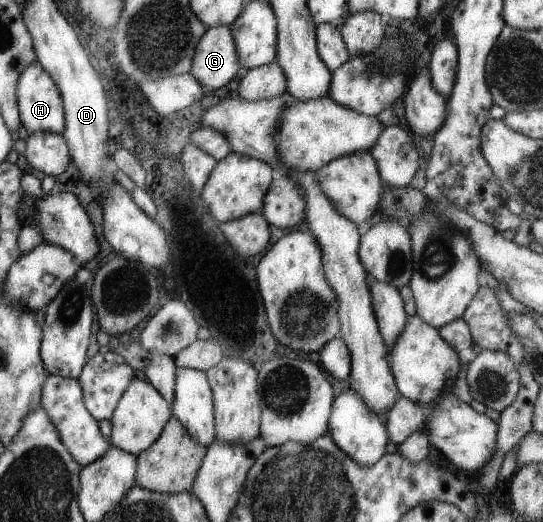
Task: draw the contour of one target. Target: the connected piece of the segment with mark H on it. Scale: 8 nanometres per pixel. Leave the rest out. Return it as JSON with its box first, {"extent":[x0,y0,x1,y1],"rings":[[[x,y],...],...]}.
{"extent":[16,61,64,134],"rings":[[[33,61],[17,79],[16,101],[18,106],[18,115],[21,125],[25,128],[27,134],[36,131],[45,133],[61,134],[64,129],[64,110],[63,101],[57,86],[46,70],[39,64],[39,61]]]}

